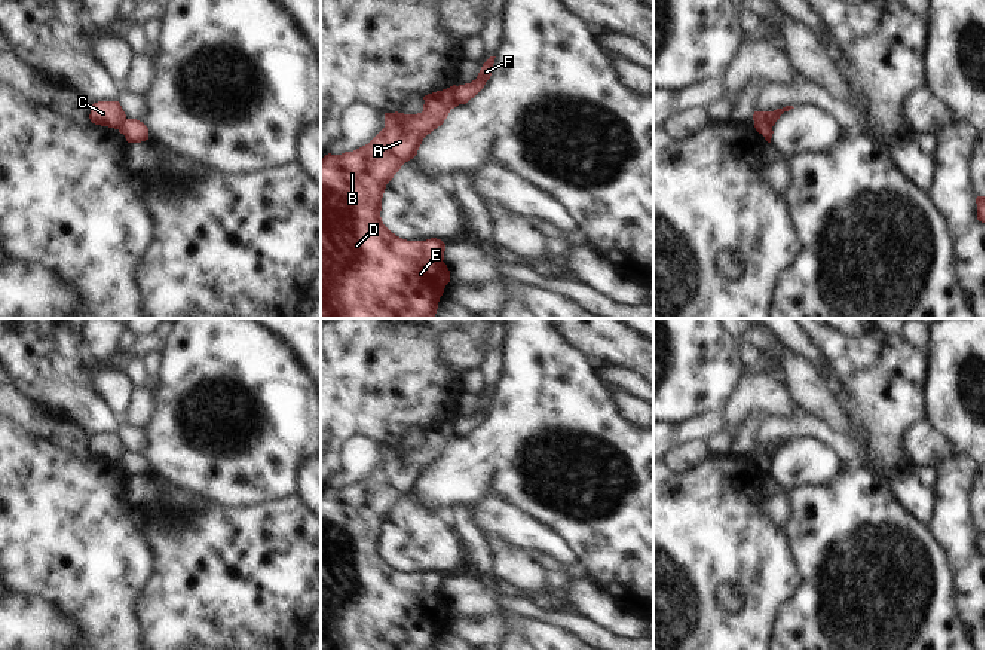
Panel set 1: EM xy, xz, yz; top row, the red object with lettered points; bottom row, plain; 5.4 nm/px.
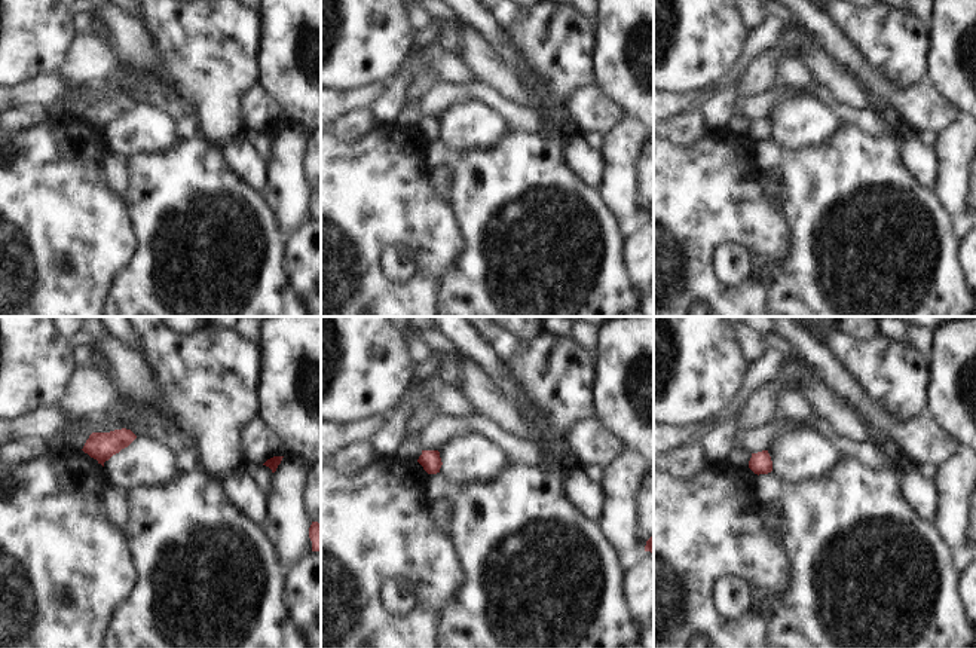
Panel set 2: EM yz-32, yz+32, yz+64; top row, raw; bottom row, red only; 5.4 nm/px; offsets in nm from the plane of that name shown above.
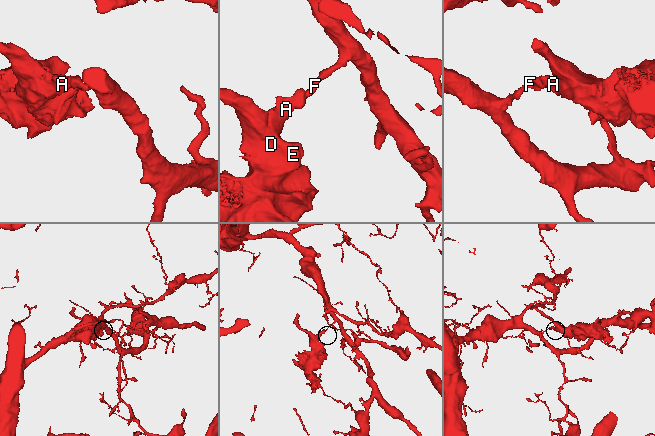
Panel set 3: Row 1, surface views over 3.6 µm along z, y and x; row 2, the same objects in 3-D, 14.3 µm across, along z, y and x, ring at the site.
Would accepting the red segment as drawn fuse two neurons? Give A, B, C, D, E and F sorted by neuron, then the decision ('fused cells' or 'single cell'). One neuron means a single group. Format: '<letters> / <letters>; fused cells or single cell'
A B C D E / F; fused cells

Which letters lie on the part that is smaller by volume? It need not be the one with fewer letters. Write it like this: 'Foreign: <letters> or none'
Foreign: A, B, C, D, E

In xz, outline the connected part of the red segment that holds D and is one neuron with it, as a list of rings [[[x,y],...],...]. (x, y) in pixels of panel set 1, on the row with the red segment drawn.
[[[456,85],[428,94],[423,97],[423,111],[417,114],[385,113],[385,128],[365,146],[345,152],[342,155],[325,155],[321,158],[321,318],[435,318],[440,297],[450,282],[450,271],[444,260],[445,244],[441,239],[431,238],[426,241],[407,241],[392,233],[382,221],[382,198],[386,184],[401,169],[401,166],[417,155],[423,138],[441,126],[451,108],[457,107]]]

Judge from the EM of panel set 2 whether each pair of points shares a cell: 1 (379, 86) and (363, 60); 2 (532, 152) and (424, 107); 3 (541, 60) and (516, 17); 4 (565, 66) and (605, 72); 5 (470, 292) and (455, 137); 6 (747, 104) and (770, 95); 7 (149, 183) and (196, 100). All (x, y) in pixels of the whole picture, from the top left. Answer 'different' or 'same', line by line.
1: different
2: different
3: same
4: different
5: different
6: same
7: different

